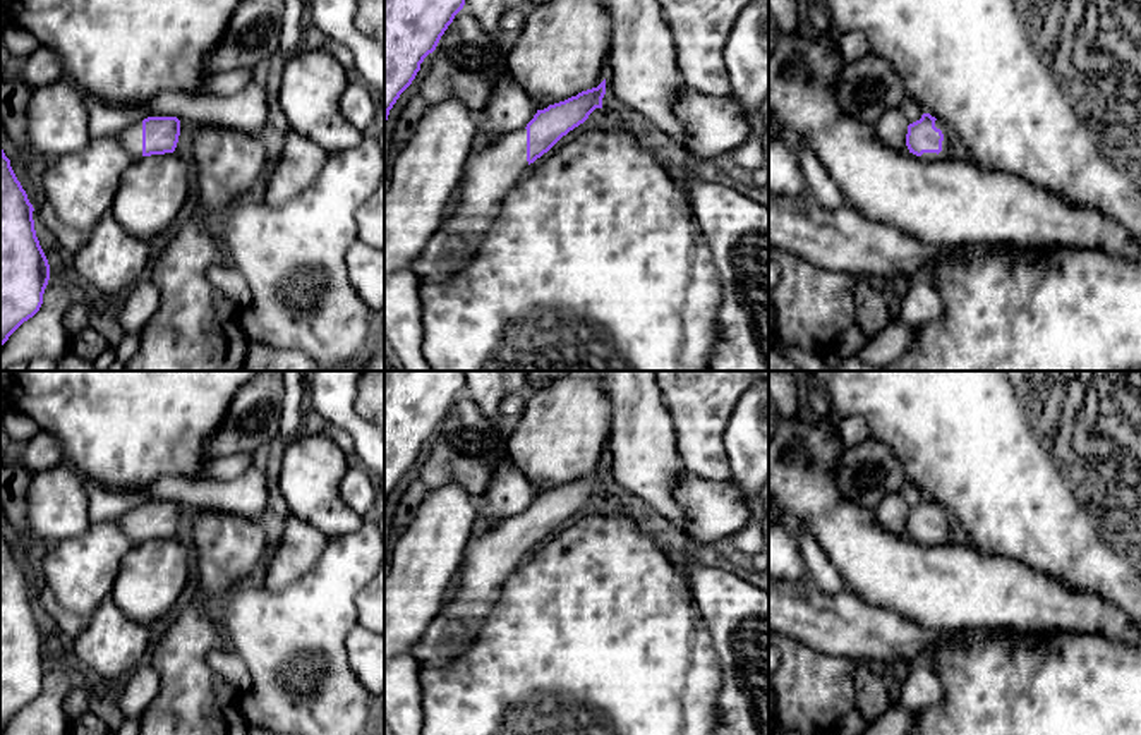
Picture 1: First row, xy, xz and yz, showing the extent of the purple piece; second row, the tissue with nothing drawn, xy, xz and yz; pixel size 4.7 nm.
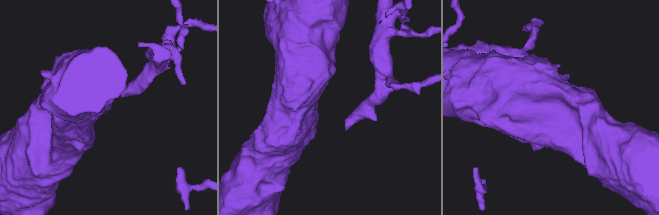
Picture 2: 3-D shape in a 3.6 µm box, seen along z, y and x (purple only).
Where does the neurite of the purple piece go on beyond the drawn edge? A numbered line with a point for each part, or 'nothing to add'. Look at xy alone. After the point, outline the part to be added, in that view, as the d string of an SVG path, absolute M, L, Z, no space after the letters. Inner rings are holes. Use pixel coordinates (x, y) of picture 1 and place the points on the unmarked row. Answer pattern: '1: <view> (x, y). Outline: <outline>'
1: xy (131, 522). Outline: M137 505L130 512L120 515L117 524L130 538L134 546L142 543L142 505Z

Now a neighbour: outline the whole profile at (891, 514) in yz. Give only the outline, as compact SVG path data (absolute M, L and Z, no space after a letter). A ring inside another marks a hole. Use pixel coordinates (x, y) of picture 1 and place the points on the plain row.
M894 493L894 495L885 496L873 512L880 527L884 527L885 531L892 534L909 538L906 531L908 510L909 508L903 495Z

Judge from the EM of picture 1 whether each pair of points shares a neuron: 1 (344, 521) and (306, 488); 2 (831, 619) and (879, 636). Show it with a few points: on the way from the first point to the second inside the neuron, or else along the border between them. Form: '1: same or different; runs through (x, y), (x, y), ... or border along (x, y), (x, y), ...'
1: same; runs through (333, 517), (314, 498)
2: same; runs through (843, 624), (867, 632)

